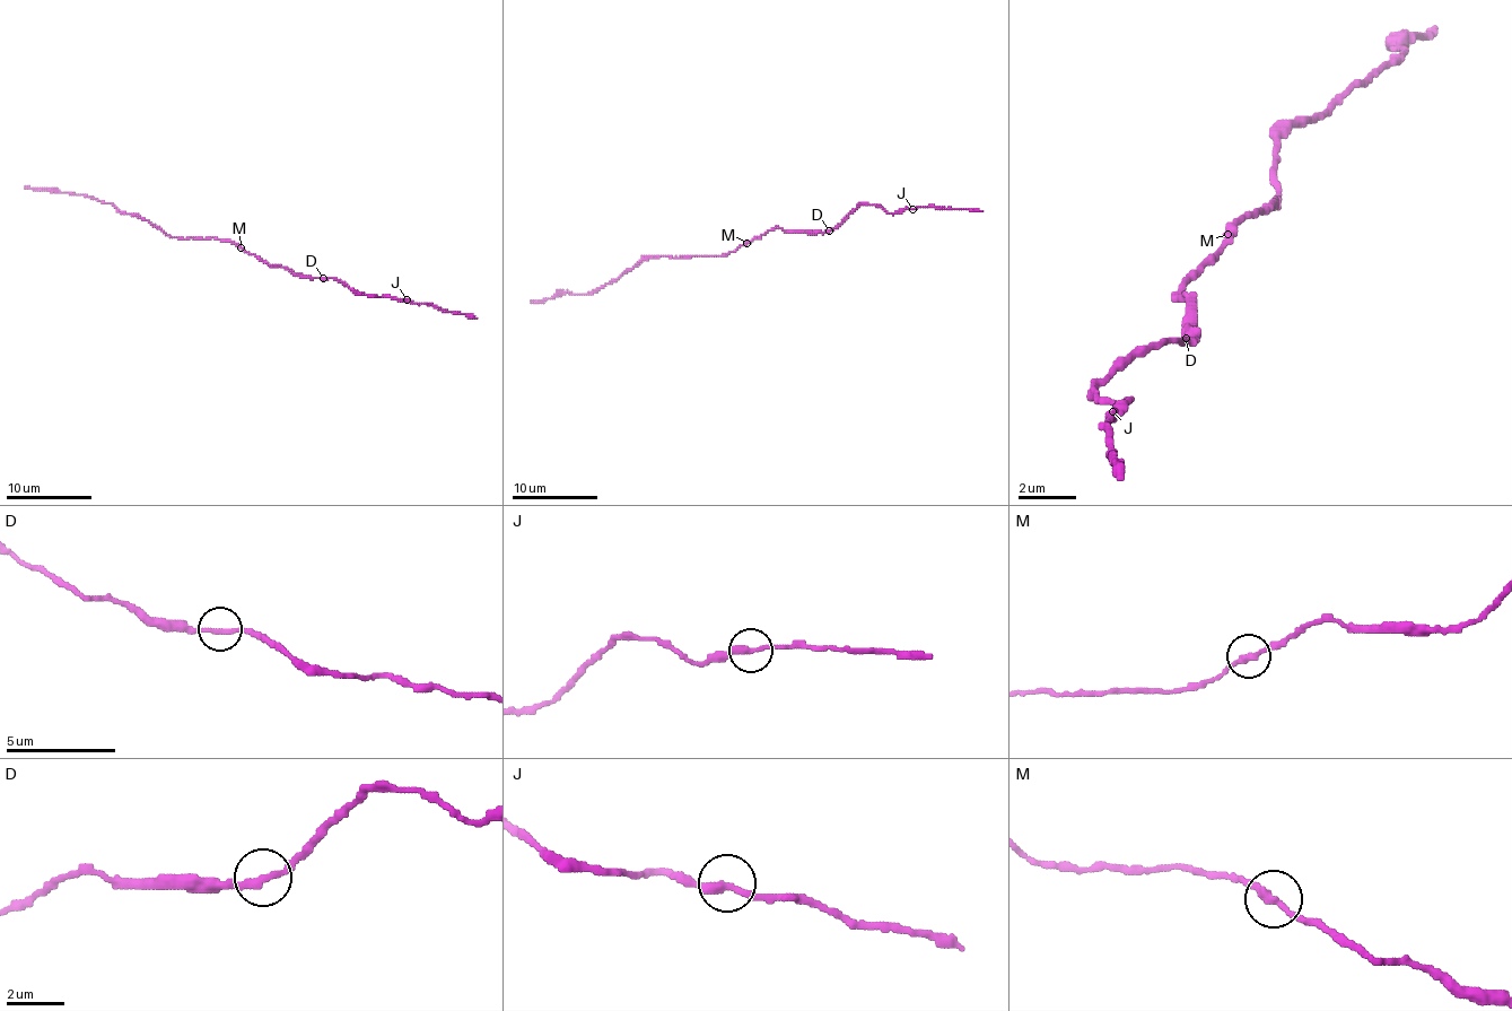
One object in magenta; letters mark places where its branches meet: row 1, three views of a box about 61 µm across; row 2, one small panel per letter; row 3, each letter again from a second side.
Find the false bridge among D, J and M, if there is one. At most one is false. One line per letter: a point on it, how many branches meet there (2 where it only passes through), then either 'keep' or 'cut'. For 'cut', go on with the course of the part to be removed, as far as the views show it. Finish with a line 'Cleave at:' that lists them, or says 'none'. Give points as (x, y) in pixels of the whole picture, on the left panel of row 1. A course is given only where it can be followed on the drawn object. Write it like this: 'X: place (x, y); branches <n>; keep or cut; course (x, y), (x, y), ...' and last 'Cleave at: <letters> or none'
D: place (323, 278); branches 2; keep
J: place (407, 299); branches 2; keep
M: place (241, 247); branches 2; keep
Cleave at: none

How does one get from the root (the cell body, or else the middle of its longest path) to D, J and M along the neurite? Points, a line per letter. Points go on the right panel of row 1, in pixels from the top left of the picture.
D: (1215, 251), (1186, 280), (1186, 287), (1178, 295), (1186, 302), (1186, 323), (1193, 331), (1193, 338), (1186, 338)
J: (1215, 251), (1178, 295), (1193, 338), (1142, 346), (1098, 389), (1098, 397), (1112, 403), (1127, 403), (1112, 411)
M: (1215, 251), (1229, 236)

